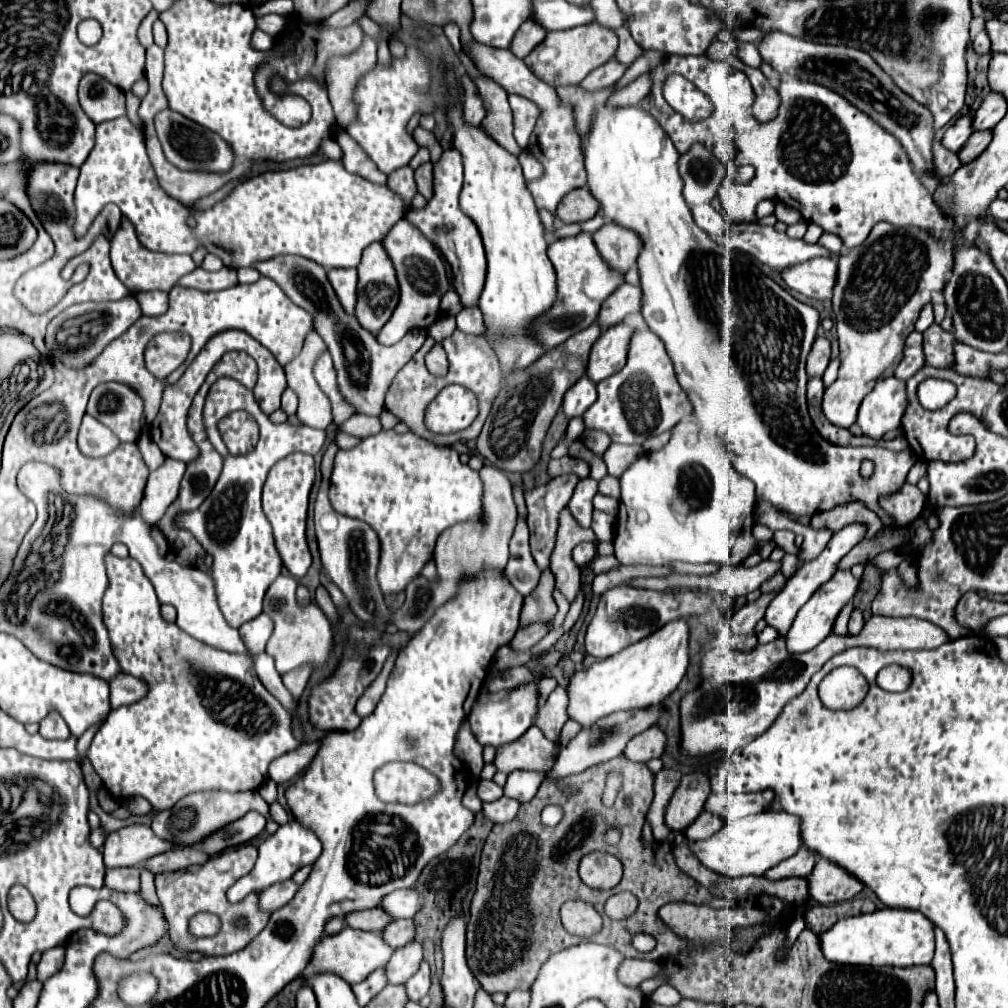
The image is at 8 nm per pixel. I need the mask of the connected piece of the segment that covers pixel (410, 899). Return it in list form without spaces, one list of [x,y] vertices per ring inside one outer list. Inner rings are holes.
[[[398,889],[394,893],[388,893],[388,897],[378,903],[378,907],[390,913],[390,917],[394,919],[408,919],[414,917],[422,907],[422,897],[414,889]]]

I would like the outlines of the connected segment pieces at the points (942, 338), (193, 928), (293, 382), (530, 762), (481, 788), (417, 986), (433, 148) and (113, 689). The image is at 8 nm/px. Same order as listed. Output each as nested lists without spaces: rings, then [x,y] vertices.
[[[932,323],[924,331],[924,353],[926,363],[936,369],[952,369],[954,367],[954,335],[944,331],[938,323]]]
[[[198,913],[189,922],[189,931],[196,937],[214,936],[220,927],[219,918],[210,913]]]
[[[314,331],[306,337],[302,353],[290,361],[284,371],[288,379],[288,387],[298,395],[300,407],[298,407],[298,419],[300,423],[316,429],[326,429],[332,423],[330,413],[330,401],[320,391],[316,379],[314,379],[314,361],[326,351],[326,345],[322,337]]]
[[[530,727],[520,739],[496,749],[494,767],[502,773],[516,769],[548,771],[554,765],[554,743],[538,727]]]
[[[480,779],[480,783],[478,783],[478,797],[480,797],[482,801],[496,801],[496,799],[500,799],[502,795],[504,795],[502,787],[498,787],[494,781],[484,781],[484,779]]]
[[[422,961],[420,969],[406,983],[406,991],[412,1001],[418,1001],[428,993],[428,989],[430,989],[430,967],[426,961]]]
[[[416,127],[416,129],[412,131],[412,137],[414,137],[414,141],[416,141],[420,147],[426,147],[426,149],[430,151],[432,163],[436,163],[438,157],[440,157],[440,153],[442,153],[442,147],[440,147],[440,143],[436,141],[434,133],[432,133],[432,131],[426,131],[426,129],[422,129],[422,127]]]
[[[120,673],[110,681],[110,705],[112,705],[112,709],[116,709],[120,705],[130,705],[130,703],[142,699],[146,693],[148,693],[148,685],[142,679],[130,677],[126,673]]]

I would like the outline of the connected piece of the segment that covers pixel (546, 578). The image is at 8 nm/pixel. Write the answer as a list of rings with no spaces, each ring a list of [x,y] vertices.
[[[550,569],[542,571],[542,579],[540,585],[524,599],[524,607],[522,607],[522,617],[520,617],[520,627],[526,625],[528,621],[550,621],[558,607],[552,599],[552,591],[554,591],[554,575]]]

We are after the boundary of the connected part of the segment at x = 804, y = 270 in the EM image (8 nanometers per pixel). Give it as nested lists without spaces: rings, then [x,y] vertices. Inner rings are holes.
[[[814,257],[802,265],[782,269],[782,279],[790,289],[810,299],[832,299],[836,267],[836,259],[832,257]]]

